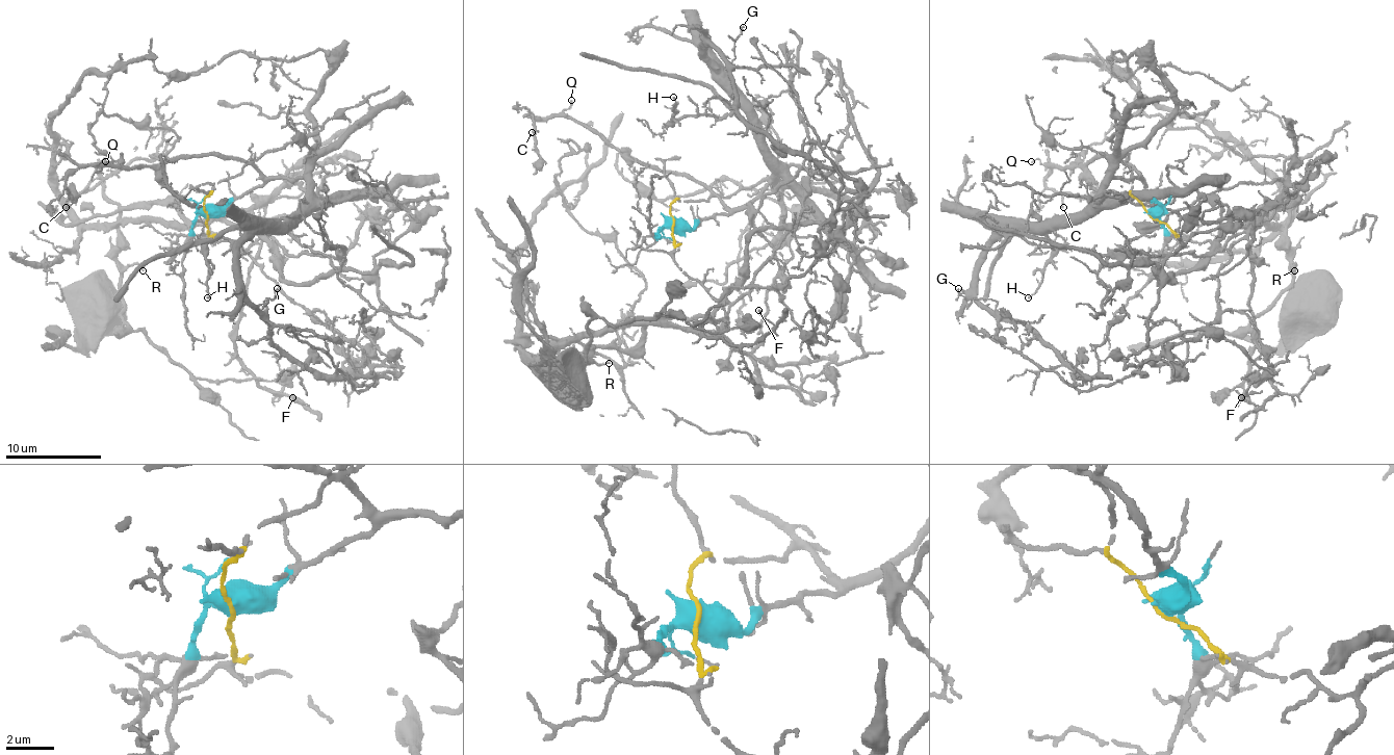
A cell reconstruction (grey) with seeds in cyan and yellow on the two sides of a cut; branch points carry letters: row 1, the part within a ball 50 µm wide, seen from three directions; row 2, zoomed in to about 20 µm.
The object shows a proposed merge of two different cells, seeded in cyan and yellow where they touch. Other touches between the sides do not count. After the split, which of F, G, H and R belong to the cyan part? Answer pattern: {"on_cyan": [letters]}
{"on_cyan": ["G", "H"]}

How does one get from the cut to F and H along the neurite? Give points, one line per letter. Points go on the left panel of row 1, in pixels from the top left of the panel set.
F: (207, 215), (210, 241), (236, 249), (260, 241), (234, 353), (260, 386), (306, 408), (291, 398)
H: (207, 215), (277, 179), (306, 181), (306, 201), (273, 234), (243, 232), (207, 244), (207, 297)

